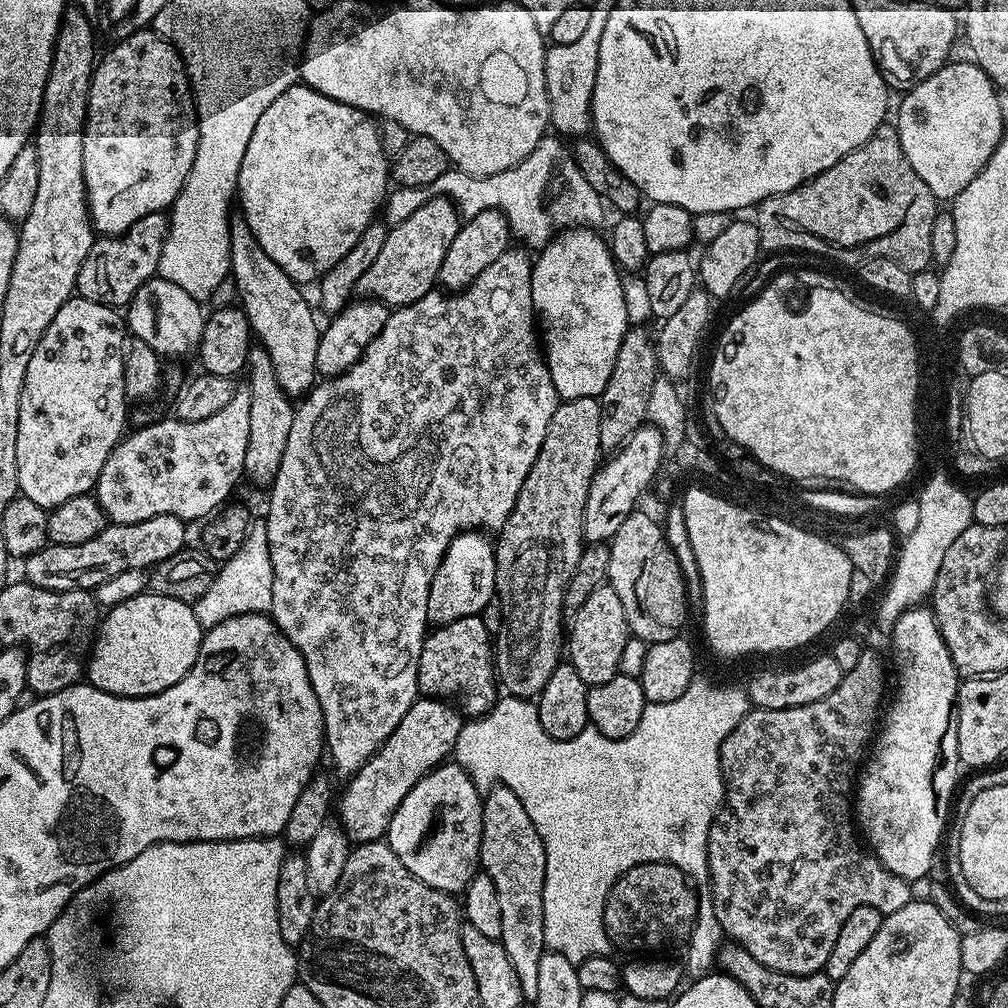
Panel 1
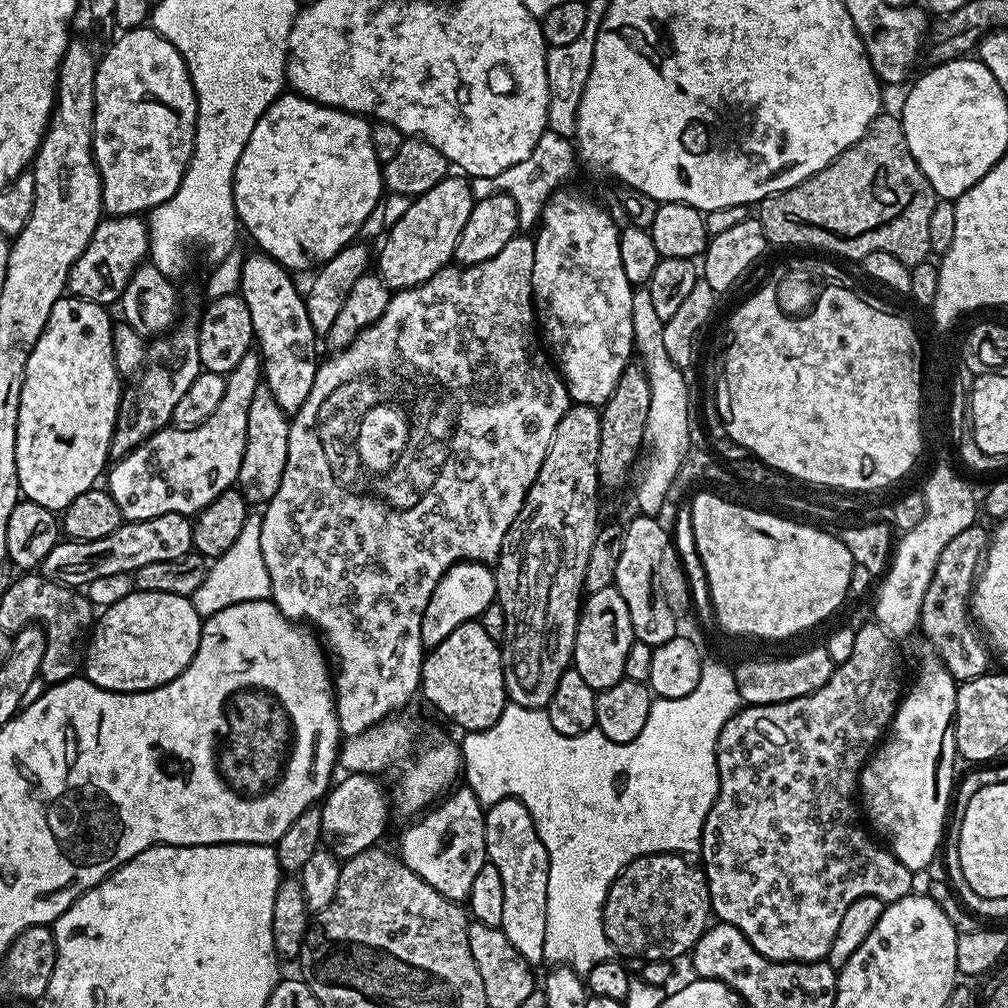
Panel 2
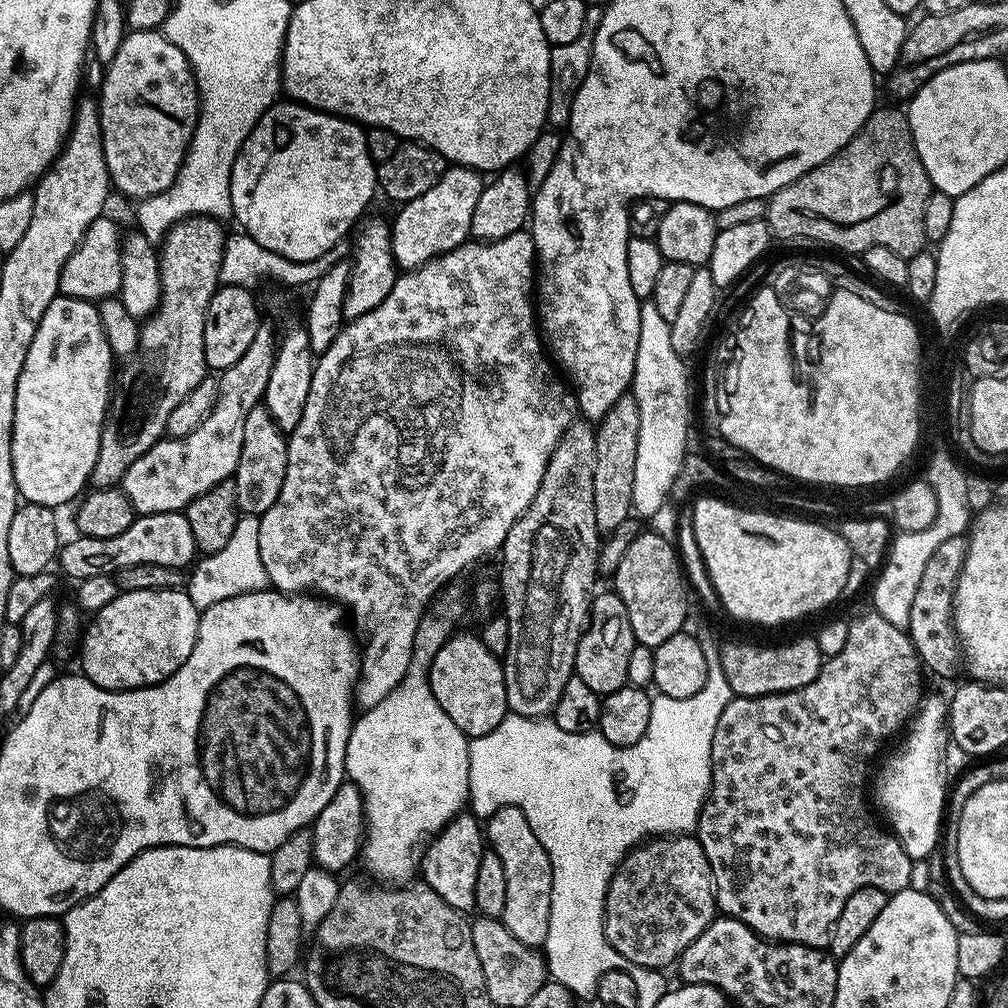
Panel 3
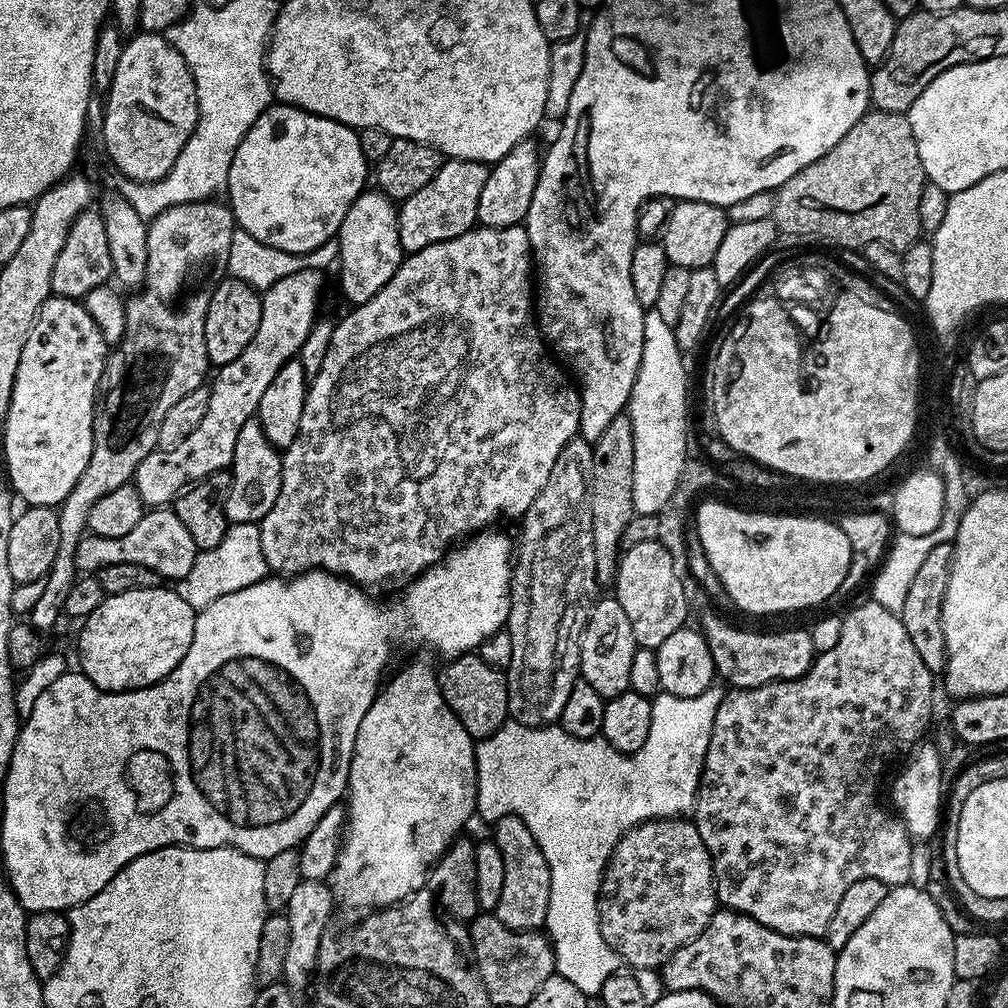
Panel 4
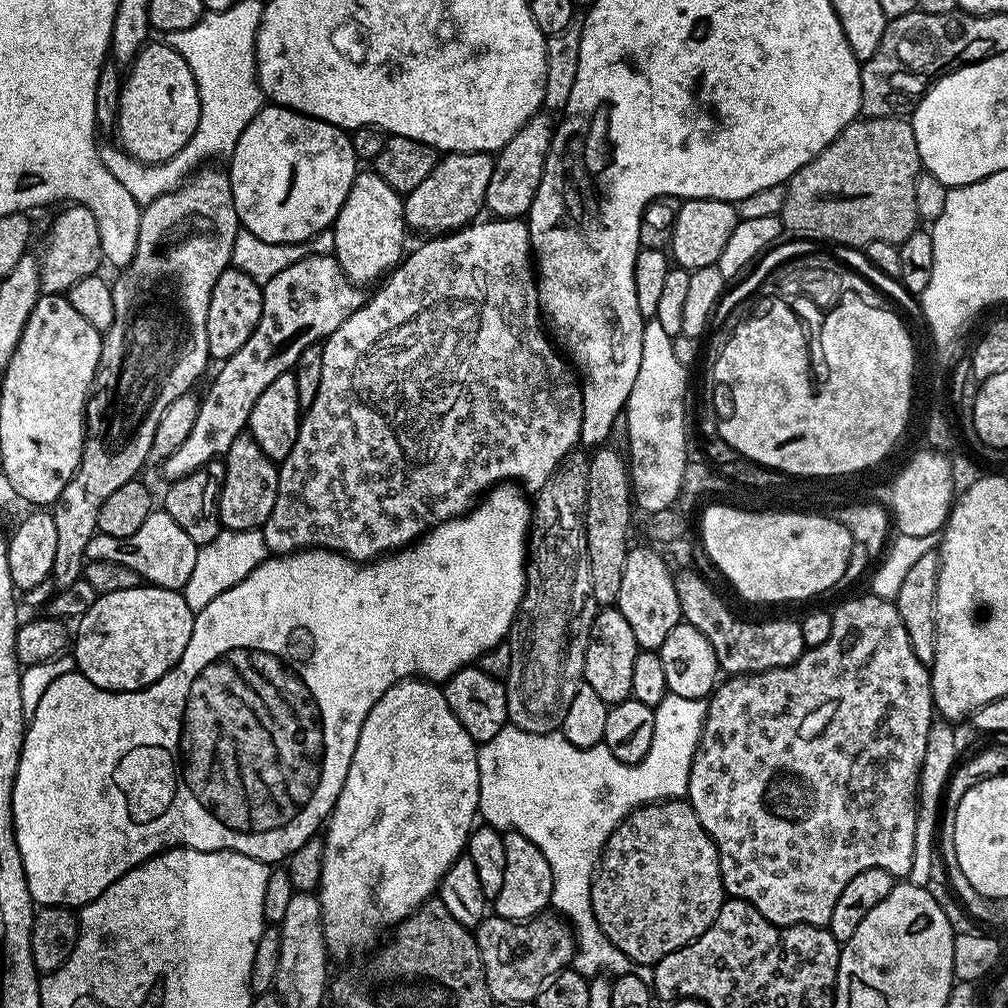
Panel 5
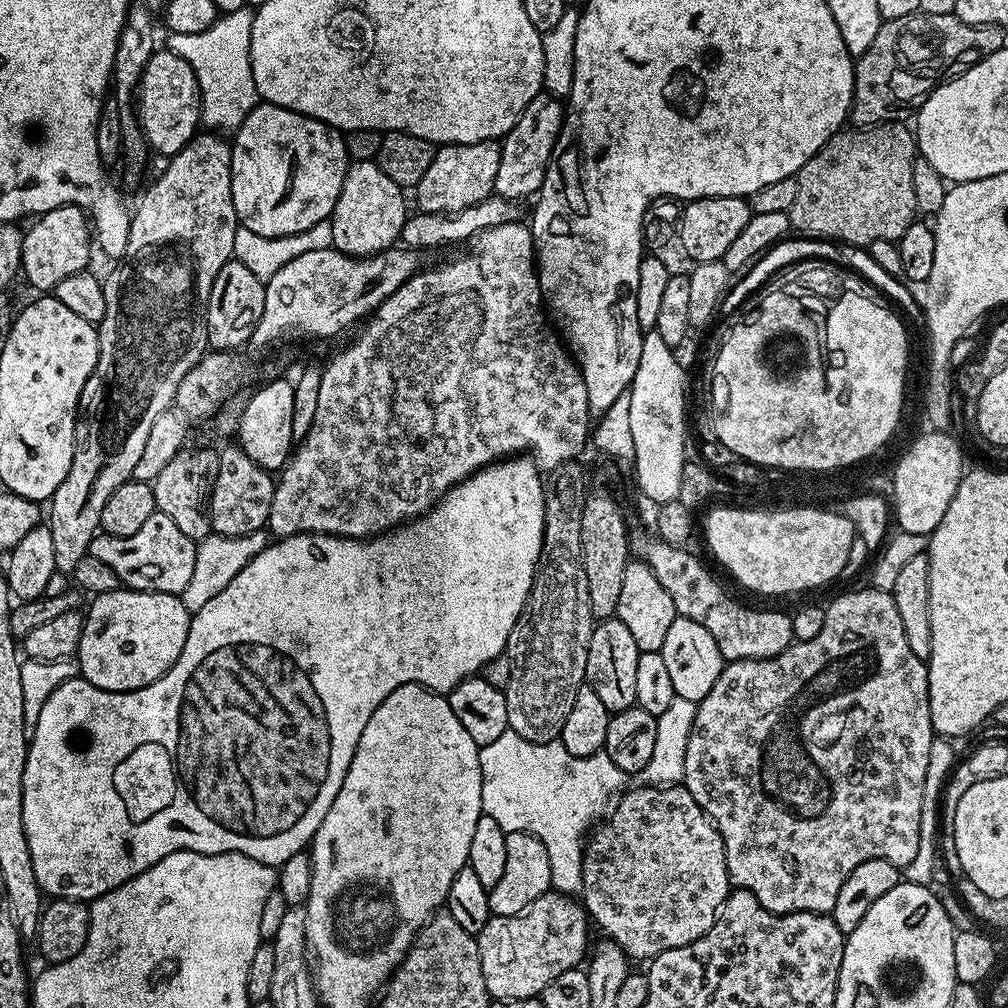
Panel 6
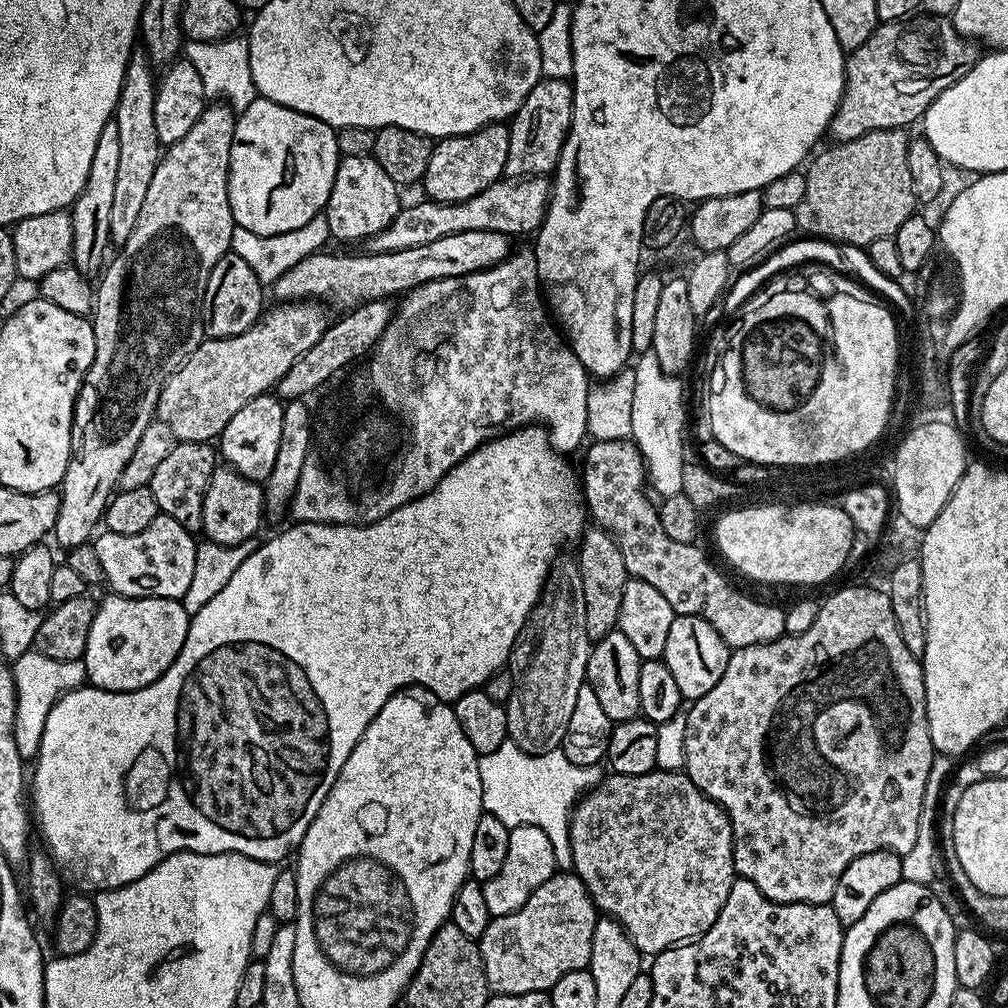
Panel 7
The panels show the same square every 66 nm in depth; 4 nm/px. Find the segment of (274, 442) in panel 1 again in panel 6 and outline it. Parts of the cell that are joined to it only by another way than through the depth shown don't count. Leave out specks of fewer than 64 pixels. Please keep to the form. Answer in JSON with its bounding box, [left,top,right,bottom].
[208,446,276,536]

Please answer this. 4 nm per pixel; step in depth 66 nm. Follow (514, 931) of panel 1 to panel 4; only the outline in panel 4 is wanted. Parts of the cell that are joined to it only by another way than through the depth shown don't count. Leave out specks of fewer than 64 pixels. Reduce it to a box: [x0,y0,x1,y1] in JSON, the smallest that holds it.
[494,816,550,932]

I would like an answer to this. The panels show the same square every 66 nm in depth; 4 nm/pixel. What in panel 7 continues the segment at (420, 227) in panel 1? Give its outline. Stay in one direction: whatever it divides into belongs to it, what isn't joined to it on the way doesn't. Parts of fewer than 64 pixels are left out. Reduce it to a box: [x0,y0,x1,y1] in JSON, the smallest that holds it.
[422,124,510,204]

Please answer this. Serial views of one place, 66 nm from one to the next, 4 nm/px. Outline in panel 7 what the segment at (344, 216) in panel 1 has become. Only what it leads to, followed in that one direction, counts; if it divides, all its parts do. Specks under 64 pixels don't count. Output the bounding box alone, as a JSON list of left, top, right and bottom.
[228,98,342,236]

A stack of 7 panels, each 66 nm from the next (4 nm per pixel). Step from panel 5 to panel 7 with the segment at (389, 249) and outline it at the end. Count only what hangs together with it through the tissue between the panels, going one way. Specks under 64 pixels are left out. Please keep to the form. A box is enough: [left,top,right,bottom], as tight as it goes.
[326,155,401,242]

